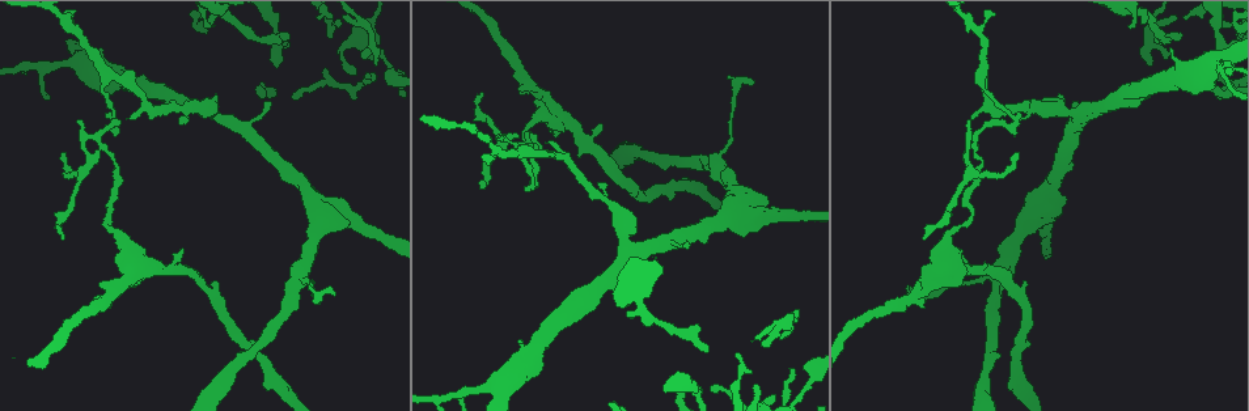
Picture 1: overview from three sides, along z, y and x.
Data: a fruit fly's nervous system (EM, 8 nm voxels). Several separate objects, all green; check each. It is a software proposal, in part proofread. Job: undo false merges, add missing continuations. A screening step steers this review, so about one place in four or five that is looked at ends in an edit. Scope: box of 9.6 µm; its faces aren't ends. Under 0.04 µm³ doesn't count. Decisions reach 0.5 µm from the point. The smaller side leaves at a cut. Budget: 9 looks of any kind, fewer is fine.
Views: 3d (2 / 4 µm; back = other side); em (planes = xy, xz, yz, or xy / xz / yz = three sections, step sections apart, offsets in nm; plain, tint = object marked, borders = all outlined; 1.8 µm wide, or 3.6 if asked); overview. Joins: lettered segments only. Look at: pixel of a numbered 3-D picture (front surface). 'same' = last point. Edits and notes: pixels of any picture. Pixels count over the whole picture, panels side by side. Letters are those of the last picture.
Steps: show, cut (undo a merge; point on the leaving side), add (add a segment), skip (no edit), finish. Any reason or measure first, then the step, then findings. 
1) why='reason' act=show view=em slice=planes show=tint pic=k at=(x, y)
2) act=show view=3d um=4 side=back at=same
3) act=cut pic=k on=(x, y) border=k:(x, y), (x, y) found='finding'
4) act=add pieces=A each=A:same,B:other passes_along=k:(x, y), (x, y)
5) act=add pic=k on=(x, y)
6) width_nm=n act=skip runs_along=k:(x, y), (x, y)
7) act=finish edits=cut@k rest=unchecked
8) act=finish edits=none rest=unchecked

why='branch point' act=show view=em slice=yz step=8 show=borders pic=1 at=(1211, 61)

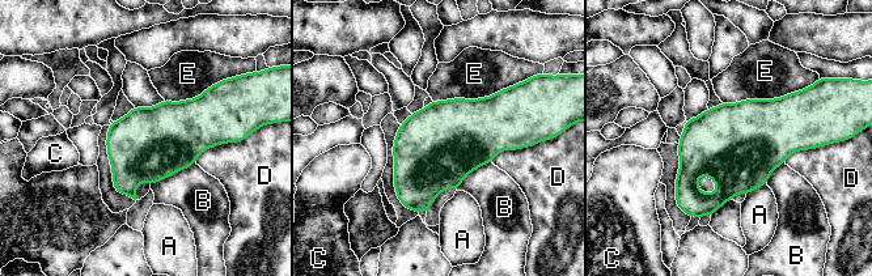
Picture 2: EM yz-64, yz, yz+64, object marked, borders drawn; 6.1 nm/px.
act=skip each=A:other,B:other,C:other,D:other,E:other border=2:(236, 141), (204, 149), (195, 162) found='all the same cell'

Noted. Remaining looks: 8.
why='sharp bend' act=show view=em um=3.6 slice=planes show=borders pic=1 at=(1015, 124)

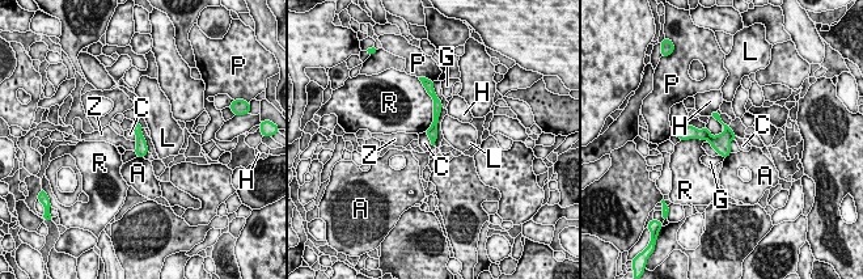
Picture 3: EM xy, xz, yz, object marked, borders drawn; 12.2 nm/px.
longest_contact=R:480nm act=cut pic=3 on=(438, 105) each=A:other,C:other,G:other,H:other,L:other,P:other,R:other,Z:other border=3:(434, 121), (438, 122) found='a second cell is stuck on'

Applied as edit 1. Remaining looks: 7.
act=show view=overview

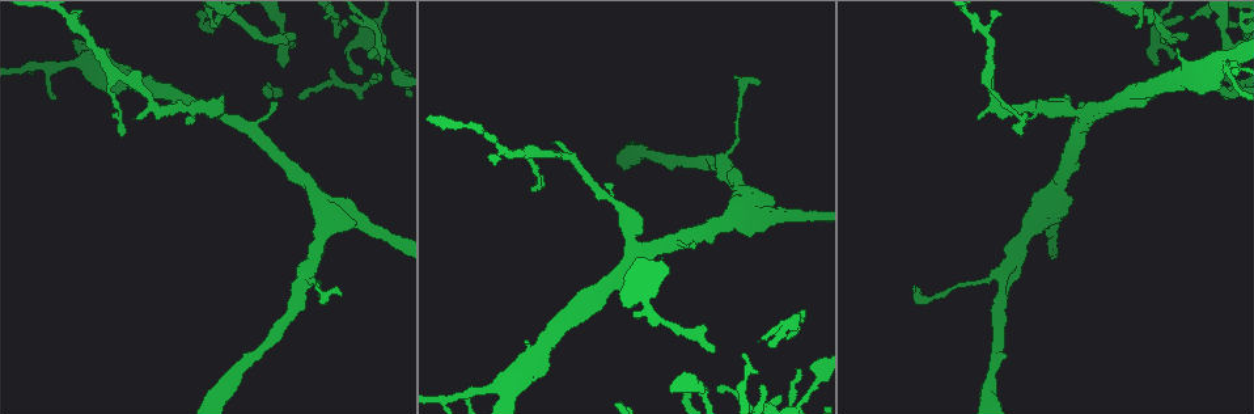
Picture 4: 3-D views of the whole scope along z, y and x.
why='thin end' act=show view=3d um=2 pic=4 at=(295, 39)

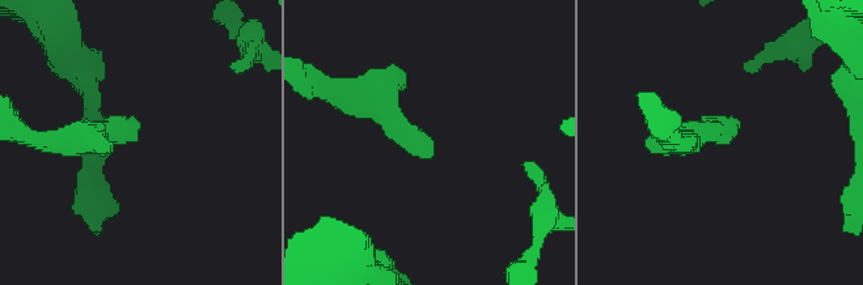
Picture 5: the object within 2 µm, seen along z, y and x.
why='now the EM' act=show view=em slice=planes show=borders pic=5 at=(736, 130)

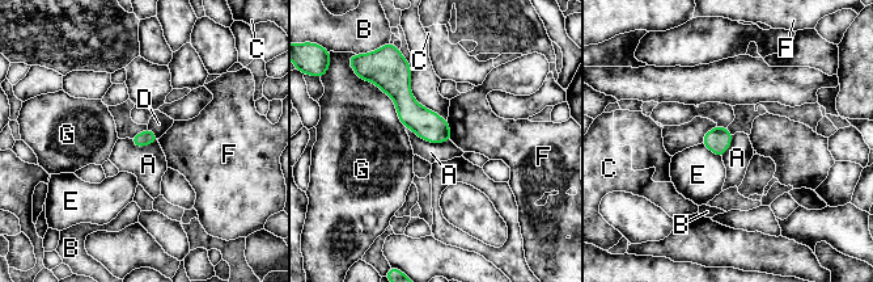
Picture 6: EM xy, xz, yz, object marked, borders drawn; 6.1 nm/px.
act=skip each=A:other,B:other,C:other,D:other,E:other,F:other,G:other border=6:(406, 127), (428, 142), (450, 142) found='no lettered segment goes on from it'

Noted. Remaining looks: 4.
why='an open end' act=show view=3d um=4 pic=4 at=(1134, 25)

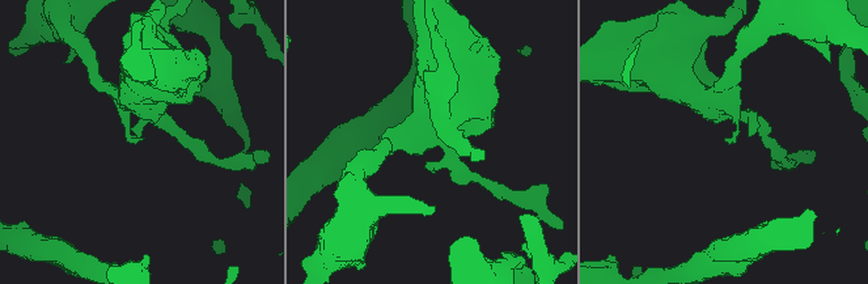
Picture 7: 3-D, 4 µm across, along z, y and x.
why='shape alone is not enough' act=show view=em um=3.6 slice=planes show=tint pic=7 at=(141, 139)

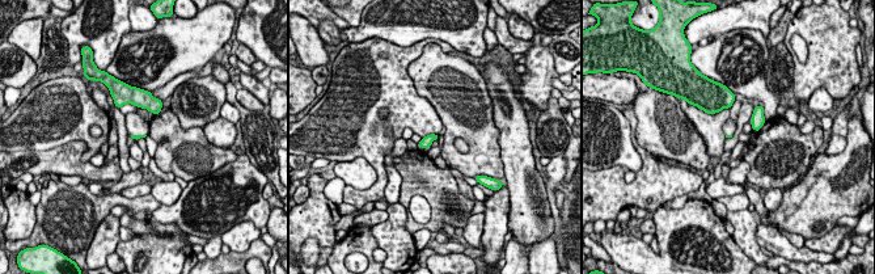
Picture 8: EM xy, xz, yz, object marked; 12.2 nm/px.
why='see the neighbours' act=show view=em um=3.6 slice=planes show=borders at=same

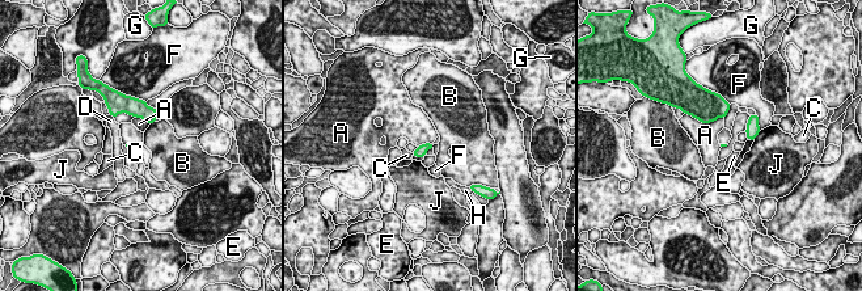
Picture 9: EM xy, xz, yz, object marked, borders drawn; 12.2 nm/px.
act=skip each=A:other,B:other,C:other,D:other,E:other,F:other,G:other,H:other,J:other found='none of them fits'

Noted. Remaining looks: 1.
act=finish edits=cut@3 rest=unchecked

